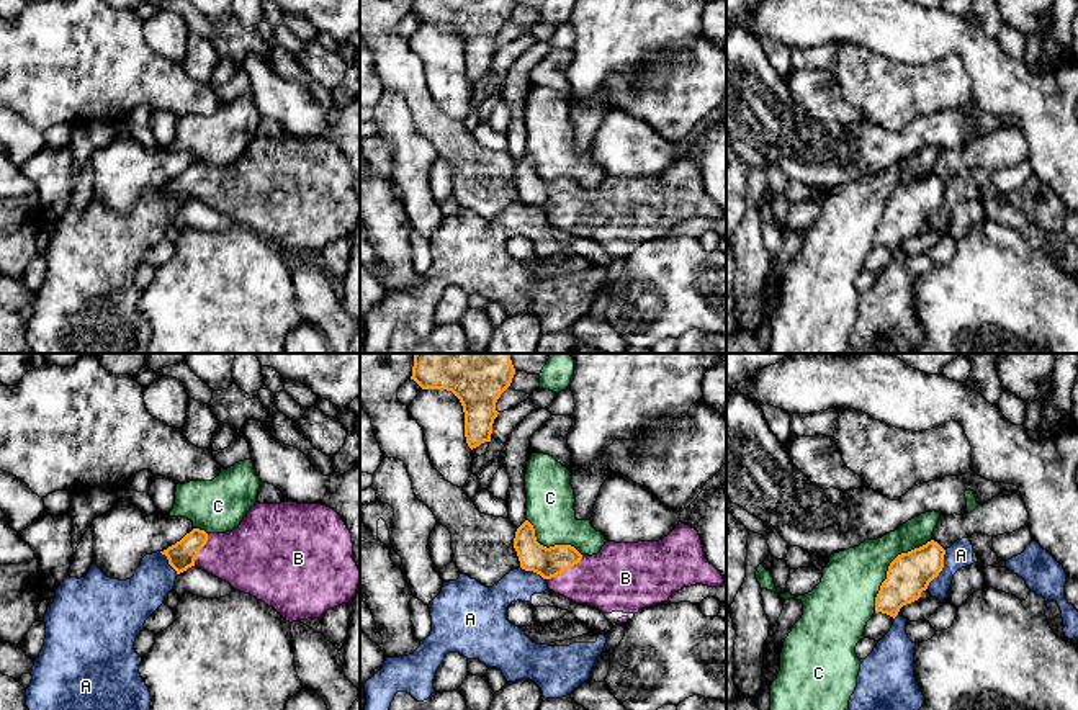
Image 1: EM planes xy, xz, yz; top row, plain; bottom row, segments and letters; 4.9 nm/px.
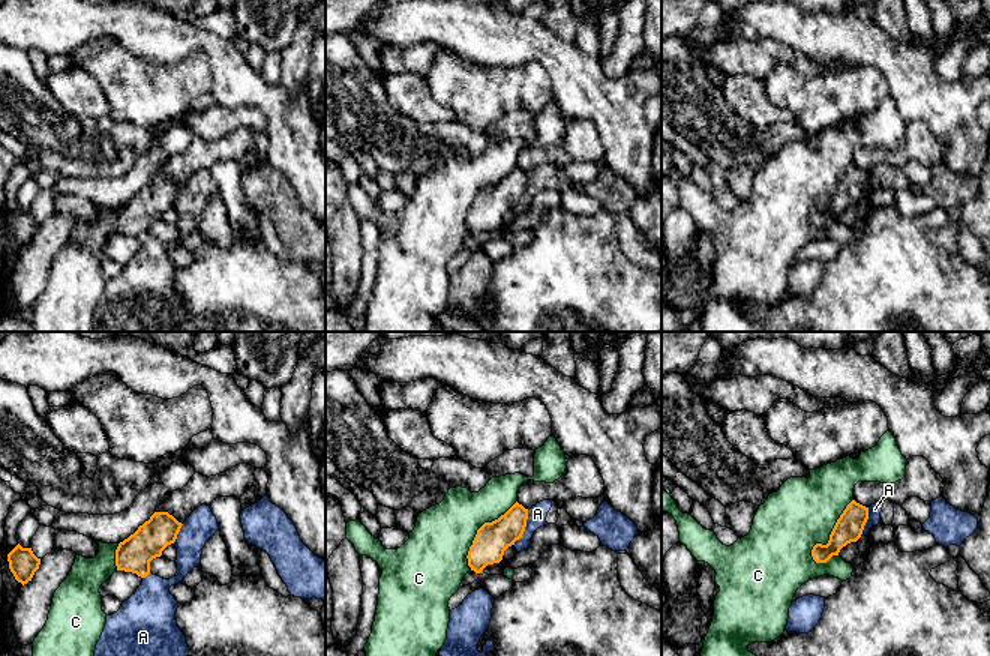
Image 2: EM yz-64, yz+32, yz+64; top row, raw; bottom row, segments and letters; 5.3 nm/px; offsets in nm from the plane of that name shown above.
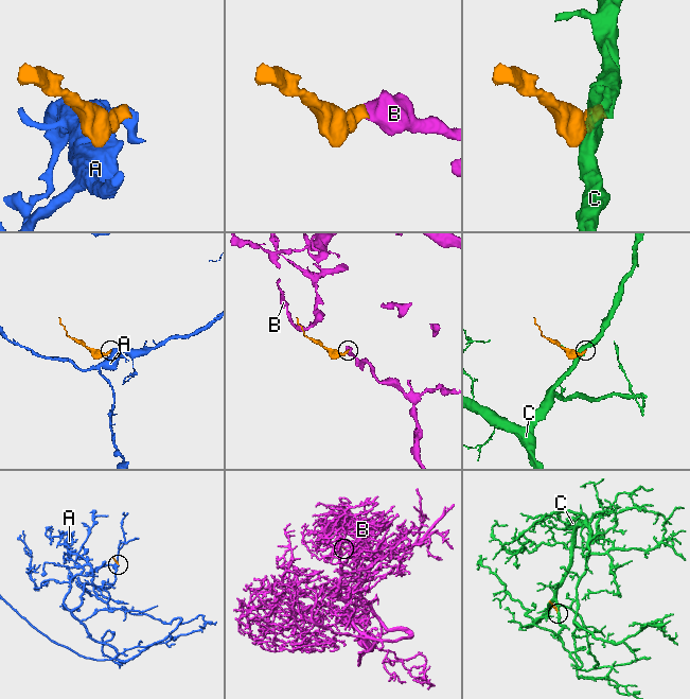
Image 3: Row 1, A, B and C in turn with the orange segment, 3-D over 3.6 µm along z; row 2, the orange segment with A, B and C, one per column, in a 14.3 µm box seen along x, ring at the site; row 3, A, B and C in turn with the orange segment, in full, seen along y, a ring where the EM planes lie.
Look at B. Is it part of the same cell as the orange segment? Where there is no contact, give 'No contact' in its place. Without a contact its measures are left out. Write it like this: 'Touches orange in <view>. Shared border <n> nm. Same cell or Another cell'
Touches orange in xz. Shared border 220 nm. Same cell

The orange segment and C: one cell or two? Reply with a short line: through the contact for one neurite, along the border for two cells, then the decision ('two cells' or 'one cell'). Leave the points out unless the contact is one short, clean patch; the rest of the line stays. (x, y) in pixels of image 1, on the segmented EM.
two cells

